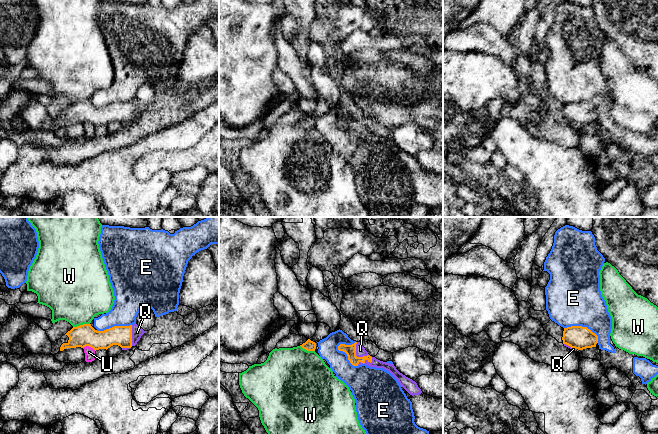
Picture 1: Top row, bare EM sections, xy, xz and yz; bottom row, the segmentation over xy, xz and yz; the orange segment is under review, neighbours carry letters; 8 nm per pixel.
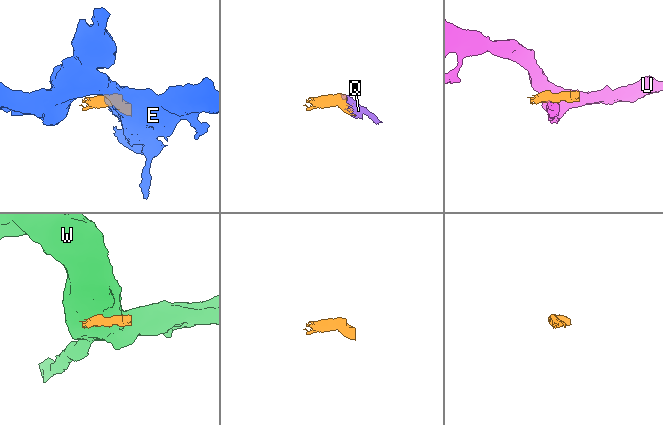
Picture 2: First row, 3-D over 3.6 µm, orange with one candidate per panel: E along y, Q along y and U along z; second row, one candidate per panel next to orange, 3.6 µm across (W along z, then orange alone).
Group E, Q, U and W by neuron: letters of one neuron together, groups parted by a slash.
E / Q / U / W

